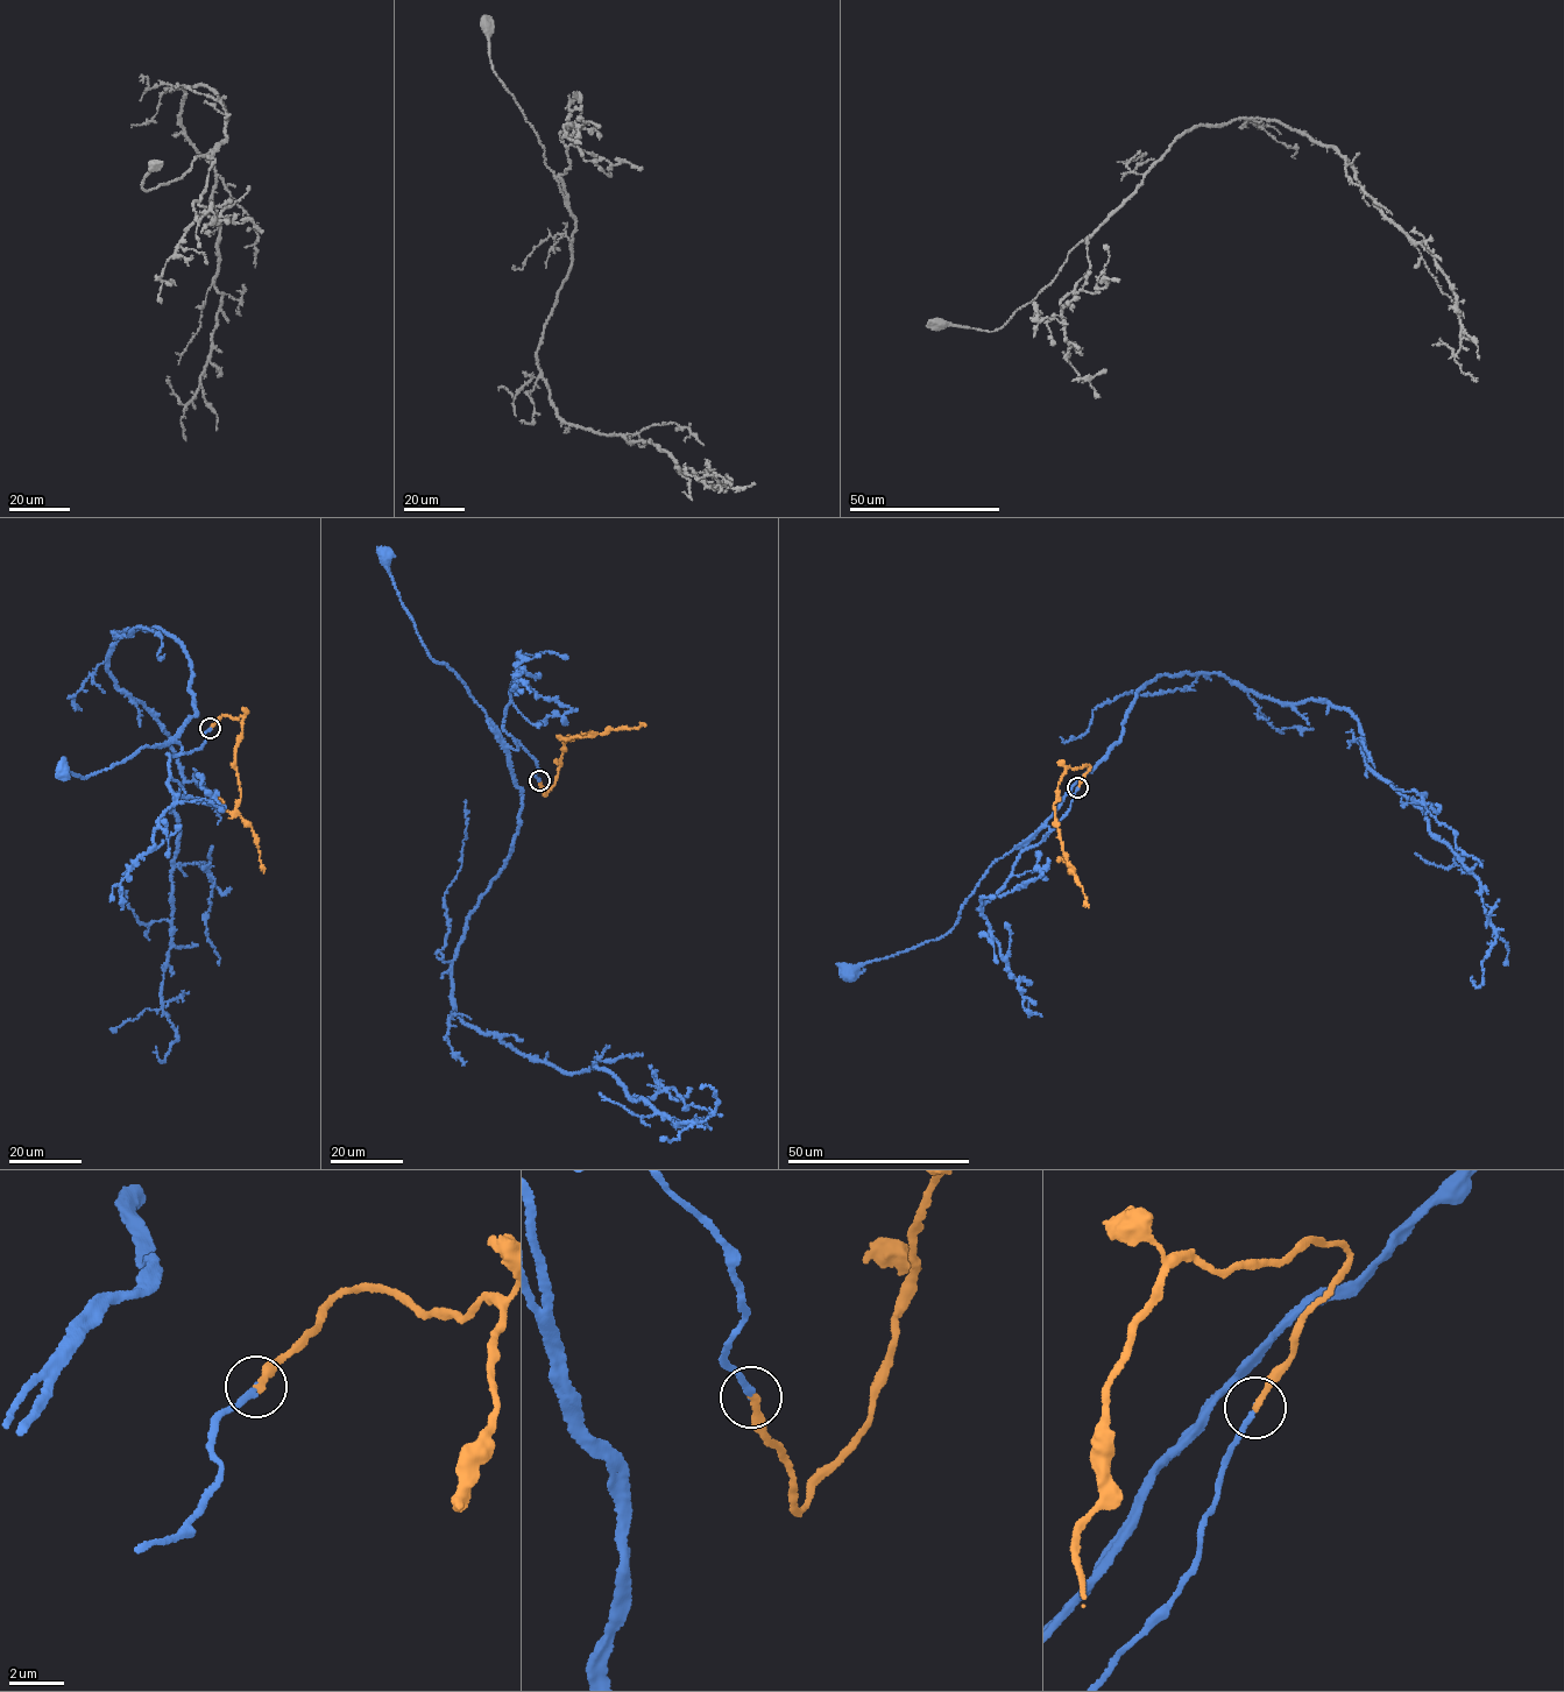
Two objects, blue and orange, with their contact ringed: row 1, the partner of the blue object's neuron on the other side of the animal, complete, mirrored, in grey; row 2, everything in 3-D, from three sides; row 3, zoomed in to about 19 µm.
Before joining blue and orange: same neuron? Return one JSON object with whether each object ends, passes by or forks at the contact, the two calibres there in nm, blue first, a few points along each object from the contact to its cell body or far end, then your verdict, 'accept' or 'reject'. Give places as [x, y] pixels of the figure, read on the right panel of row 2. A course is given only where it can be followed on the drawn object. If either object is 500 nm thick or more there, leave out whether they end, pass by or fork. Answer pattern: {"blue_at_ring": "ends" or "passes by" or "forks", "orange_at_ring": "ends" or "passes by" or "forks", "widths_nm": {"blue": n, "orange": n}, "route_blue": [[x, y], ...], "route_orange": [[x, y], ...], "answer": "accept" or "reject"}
{"blue_at_ring": "ends", "orange_at_ring": "ends", "widths_nm": {"blue": 180, "orange": 220}, "route_blue": [[1078, 787], [1070, 809], [1047, 836], [1047, 826], [990, 865], [953, 928], [848, 974]], "route_orange": [[1078, 787], [1089, 765], [1066, 770], [1054, 804], [1055, 822], [1062, 850], [1089, 907]], "answer": "accept"}

